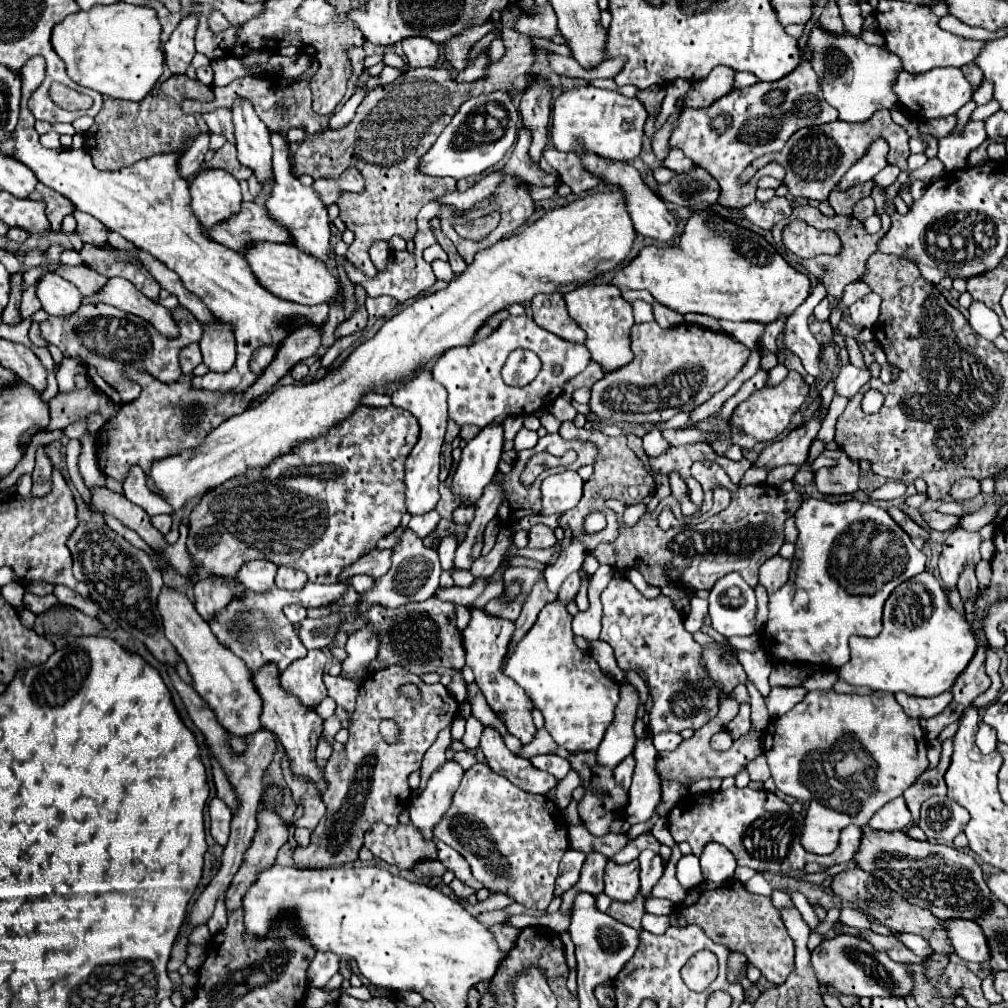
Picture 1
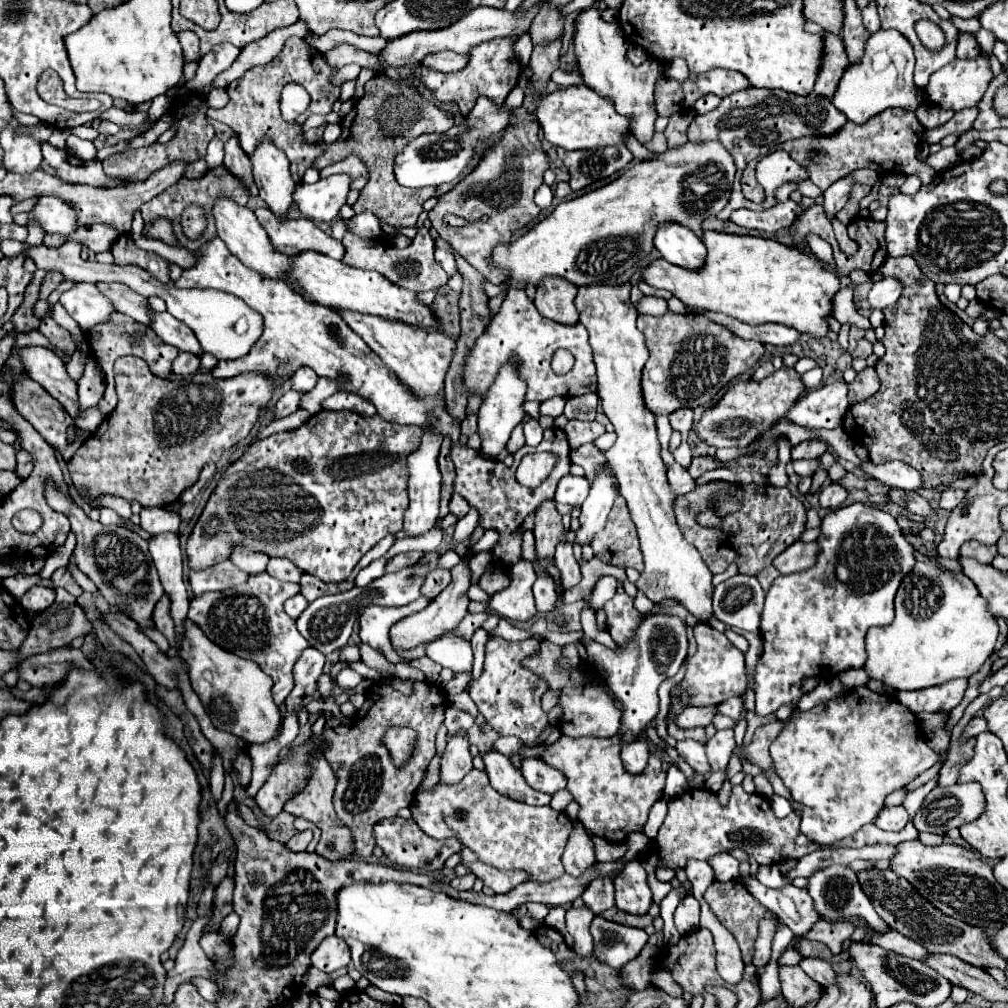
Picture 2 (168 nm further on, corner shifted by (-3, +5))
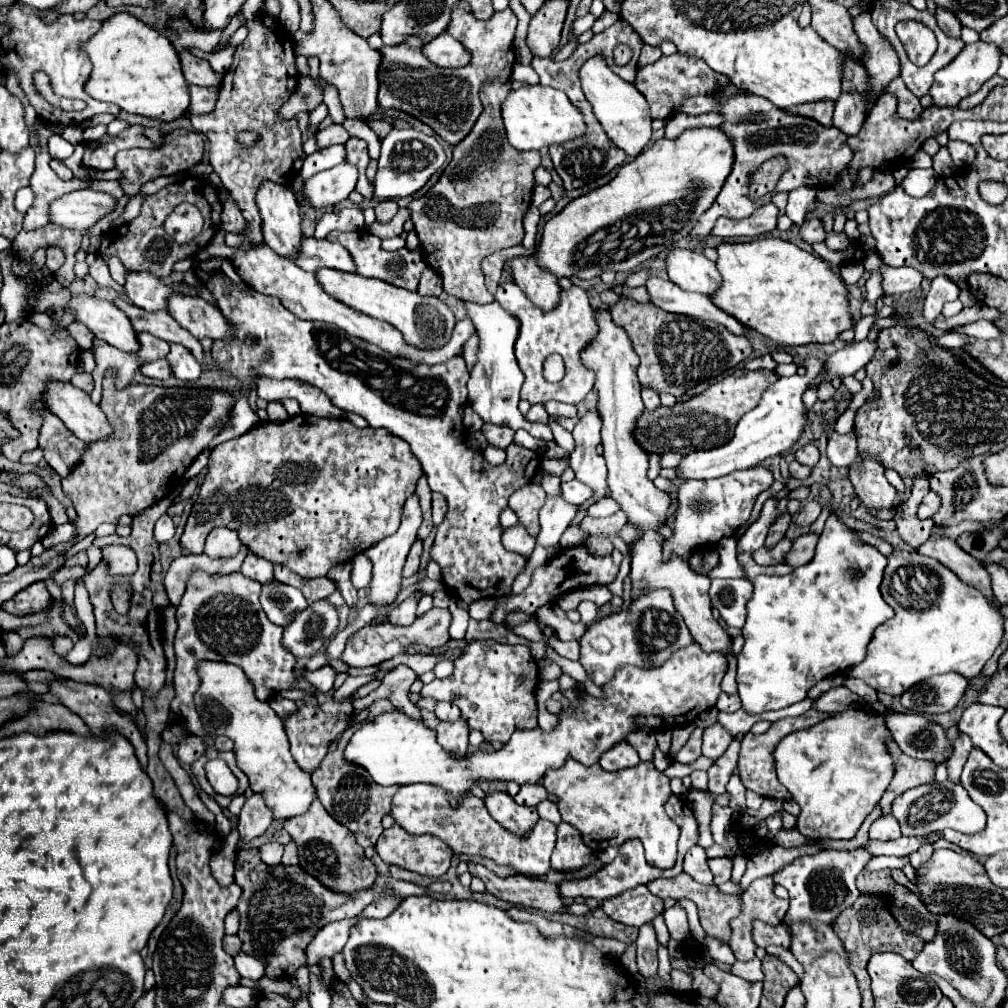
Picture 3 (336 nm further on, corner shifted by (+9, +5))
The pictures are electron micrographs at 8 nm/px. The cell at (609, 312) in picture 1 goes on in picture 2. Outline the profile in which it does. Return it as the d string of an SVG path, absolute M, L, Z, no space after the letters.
M631 283L587 285L579 287L575 297L579 323L589 331L589 345L597 365L597 395L601 397L601 407L617 433L617 441L609 451L605 451L605 457L615 469L619 491L631 509L631 517L637 525L641 541L645 571L637 581L637 589L641 589L653 603L661 603L665 597L673 597L697 619L707 621L713 613L713 575L703 563L699 551L683 539L671 509L675 495L667 485L665 463L659 455L661 447L657 441L655 417L645 409L641 399L641 367L645 365L649 353L643 333L635 327L639 313L629 301L631 287Z

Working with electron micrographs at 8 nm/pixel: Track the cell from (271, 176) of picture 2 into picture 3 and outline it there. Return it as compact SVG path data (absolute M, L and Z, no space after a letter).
M273 181L261 183L257 205L263 219L265 243L285 259L295 259L301 251L301 215L291 187Z

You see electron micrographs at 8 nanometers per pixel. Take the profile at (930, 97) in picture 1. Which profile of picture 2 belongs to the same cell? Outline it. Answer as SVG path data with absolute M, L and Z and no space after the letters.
M979 57L979 59L955 59L953 63L941 67L939 71L935 71L931 77L929 77L929 83L927 87L923 89L925 95L929 97L931 103L935 103L937 107L941 109L953 109L953 111L961 111L965 107L977 107L977 103L981 101L981 97L985 95L987 91L987 85L989 81L993 79L993 73L991 73L991 65L989 65L989 59L985 57Z

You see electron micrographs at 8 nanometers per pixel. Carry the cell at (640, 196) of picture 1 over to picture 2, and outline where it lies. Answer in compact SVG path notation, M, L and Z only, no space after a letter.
M675 221L659 223L653 243L663 259L685 269L697 269L705 259L705 245L701 239L689 227Z

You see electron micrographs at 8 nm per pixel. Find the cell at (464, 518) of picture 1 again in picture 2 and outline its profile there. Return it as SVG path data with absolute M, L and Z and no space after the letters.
M453 495L451 497L451 503L449 503L449 511L457 517L457 519L461 519L461 517L465 517L467 515L467 511L469 511L469 503L461 497L461 495Z

